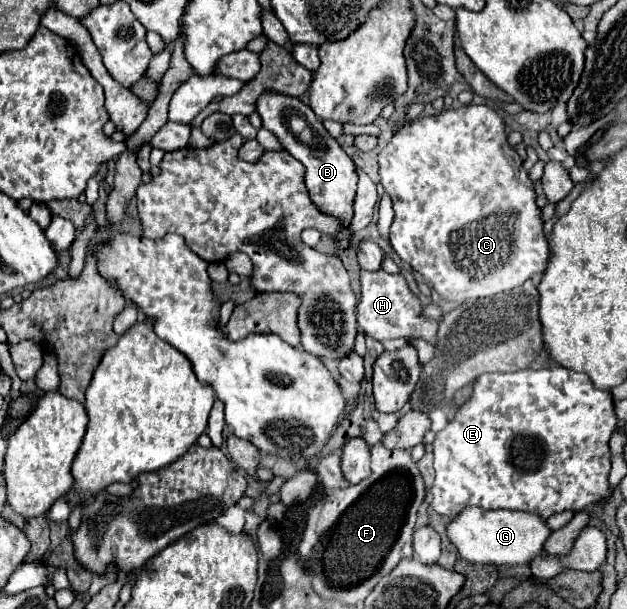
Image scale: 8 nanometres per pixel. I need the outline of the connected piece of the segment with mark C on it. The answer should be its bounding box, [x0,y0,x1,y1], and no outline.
[380,104,550,302]

